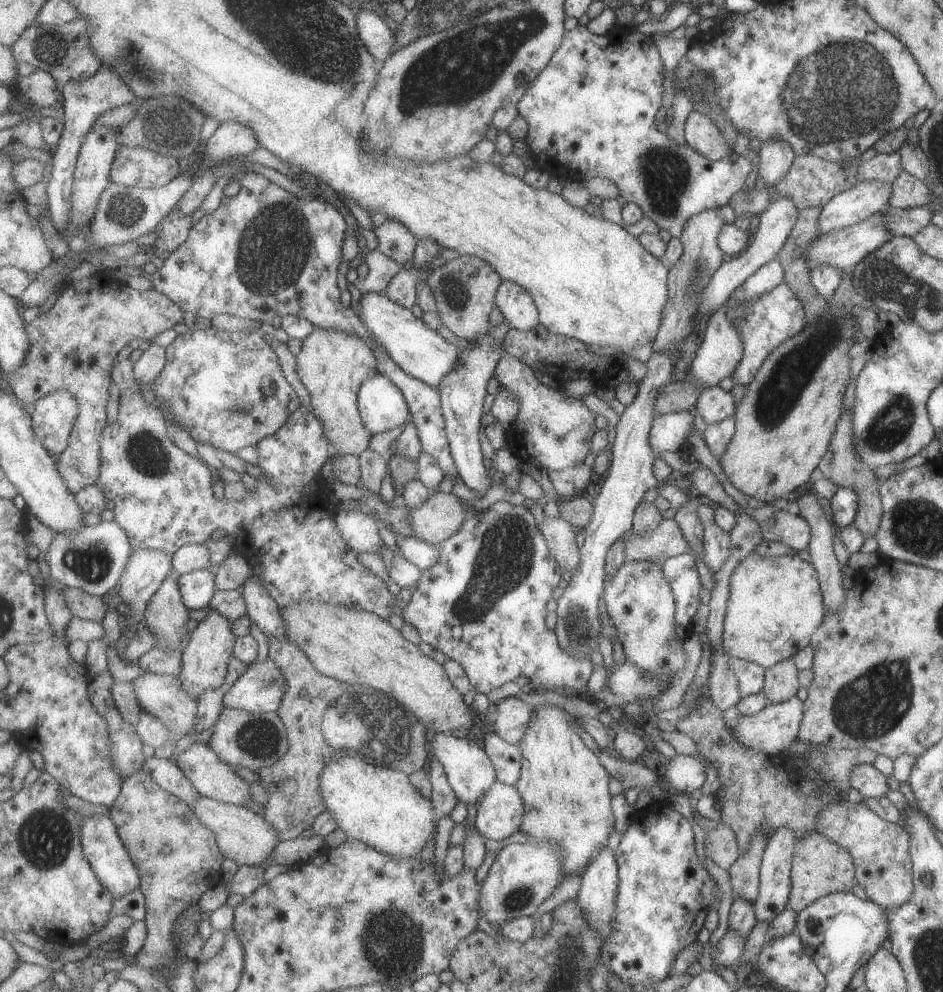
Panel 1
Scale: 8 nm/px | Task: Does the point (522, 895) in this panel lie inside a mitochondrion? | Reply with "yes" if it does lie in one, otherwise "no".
yes

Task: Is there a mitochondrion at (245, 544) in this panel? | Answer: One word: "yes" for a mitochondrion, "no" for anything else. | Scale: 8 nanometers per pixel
no

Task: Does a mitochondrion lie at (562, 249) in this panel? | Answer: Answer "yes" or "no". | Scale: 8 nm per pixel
no

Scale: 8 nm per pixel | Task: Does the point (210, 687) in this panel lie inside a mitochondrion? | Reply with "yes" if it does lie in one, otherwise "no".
no

